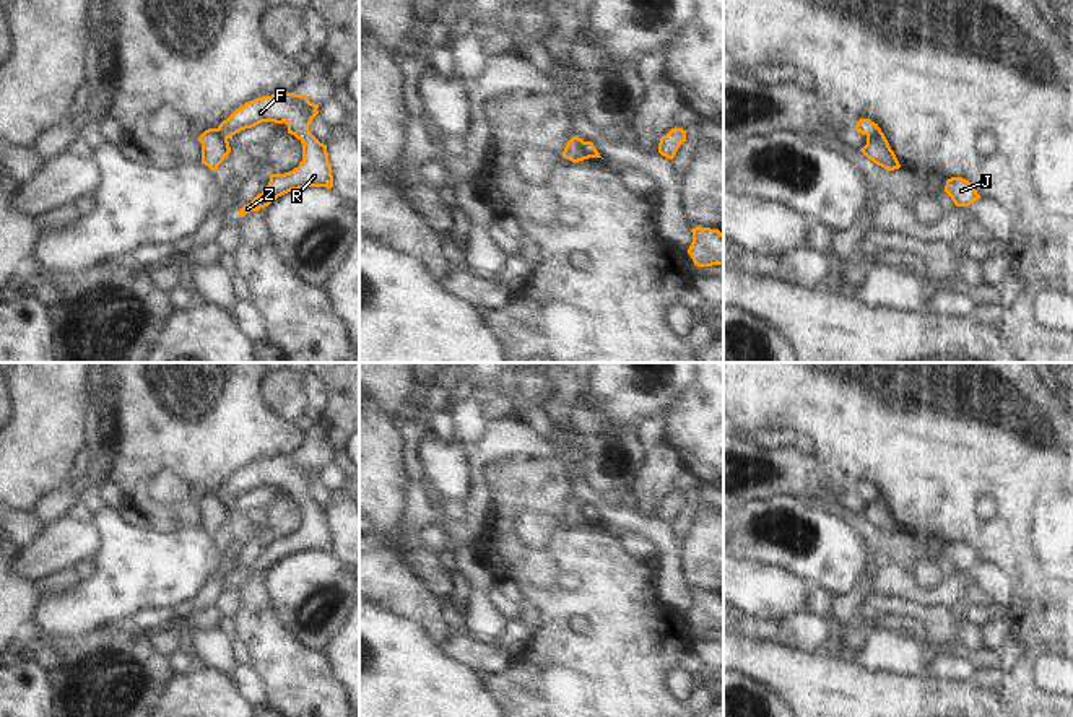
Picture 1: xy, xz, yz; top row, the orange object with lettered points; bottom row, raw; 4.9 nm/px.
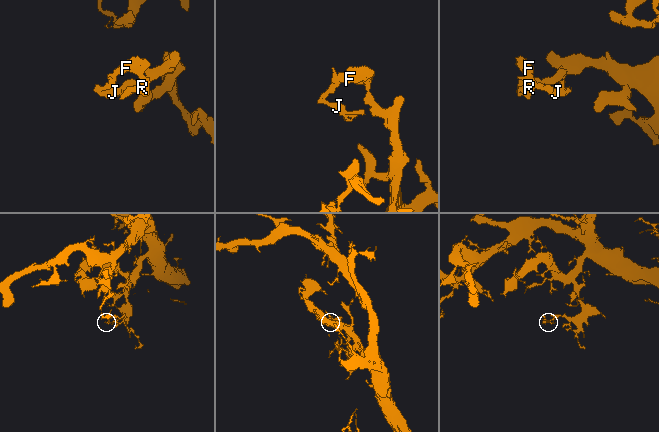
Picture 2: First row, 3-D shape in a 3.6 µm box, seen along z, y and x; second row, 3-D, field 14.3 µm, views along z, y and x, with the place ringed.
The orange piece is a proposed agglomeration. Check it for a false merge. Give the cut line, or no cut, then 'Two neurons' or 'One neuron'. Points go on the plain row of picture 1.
Split along yz (880, 493), (867, 499). Two neurons

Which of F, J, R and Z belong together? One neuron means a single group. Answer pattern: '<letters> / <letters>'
F R Z / J

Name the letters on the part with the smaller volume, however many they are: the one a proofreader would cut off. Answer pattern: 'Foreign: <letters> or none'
Foreign: J

